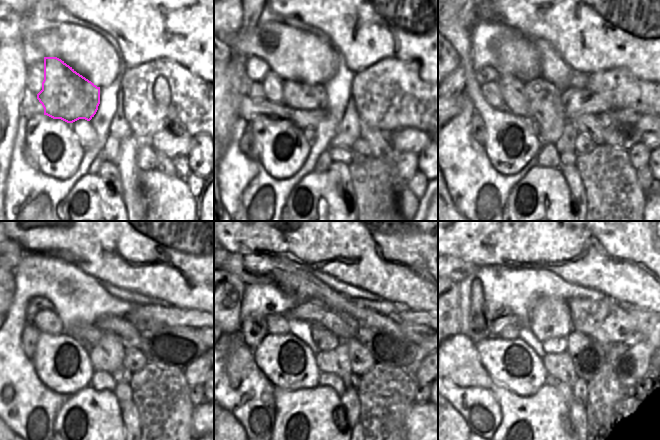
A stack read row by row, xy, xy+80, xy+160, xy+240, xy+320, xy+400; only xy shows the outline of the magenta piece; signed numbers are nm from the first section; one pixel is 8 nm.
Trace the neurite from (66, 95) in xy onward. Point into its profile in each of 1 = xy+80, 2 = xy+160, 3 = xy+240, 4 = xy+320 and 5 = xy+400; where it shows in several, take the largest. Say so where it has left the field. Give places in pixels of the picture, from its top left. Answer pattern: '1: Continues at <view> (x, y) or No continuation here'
1: Continues at xy+80 (301, 96)
2: Continues at xy+160 (545, 101)
3: Continues at xy+240 (108, 355)
4: Continues at xy+320 (336, 361)
5: Continues at xy+400 (560, 366).

